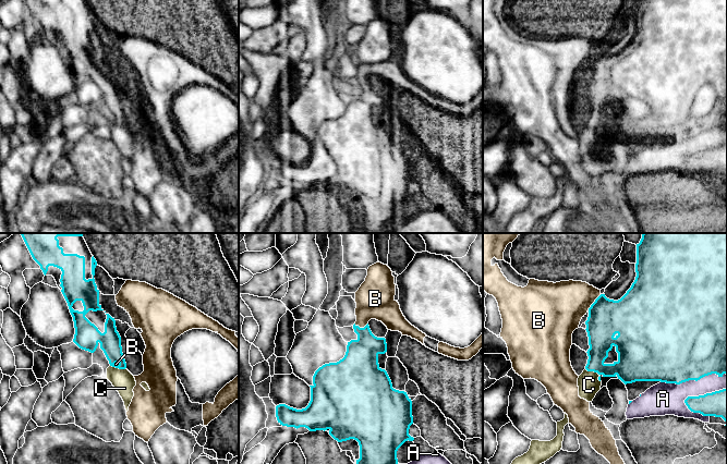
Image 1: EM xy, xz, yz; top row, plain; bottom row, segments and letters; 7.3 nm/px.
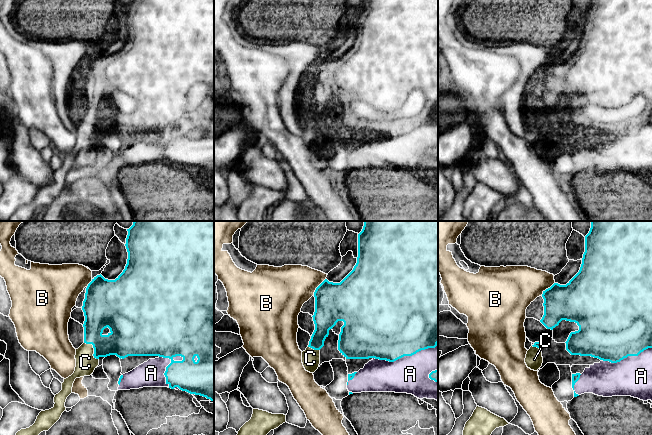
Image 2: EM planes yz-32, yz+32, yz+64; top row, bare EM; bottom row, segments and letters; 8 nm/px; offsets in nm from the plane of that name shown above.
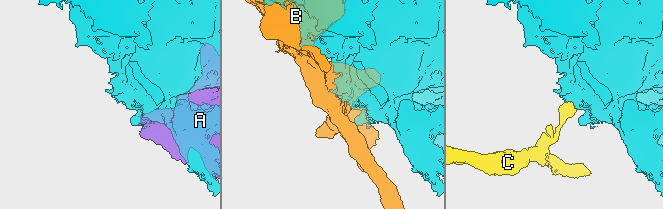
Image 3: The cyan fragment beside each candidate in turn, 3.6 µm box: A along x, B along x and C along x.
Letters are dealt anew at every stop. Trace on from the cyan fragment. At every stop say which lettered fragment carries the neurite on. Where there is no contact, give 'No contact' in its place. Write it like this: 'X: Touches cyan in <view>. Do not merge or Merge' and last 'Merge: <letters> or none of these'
A: Touches cyan in yz. Do not merge
B: Touches cyan in yz. Do not merge
C: Touches cyan in yz. Do not merge
Merge: none of these

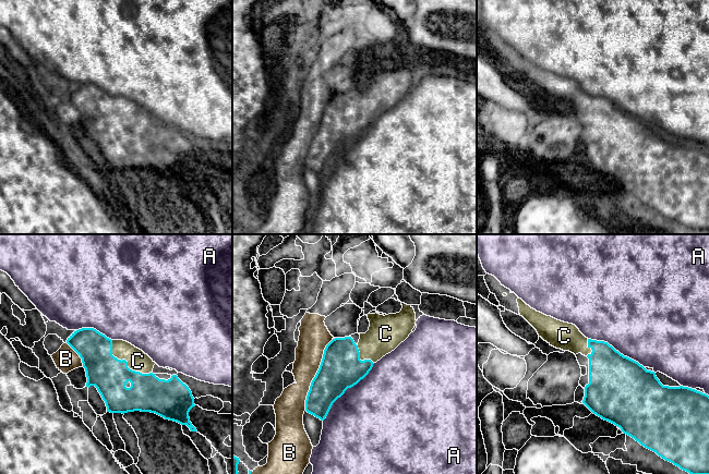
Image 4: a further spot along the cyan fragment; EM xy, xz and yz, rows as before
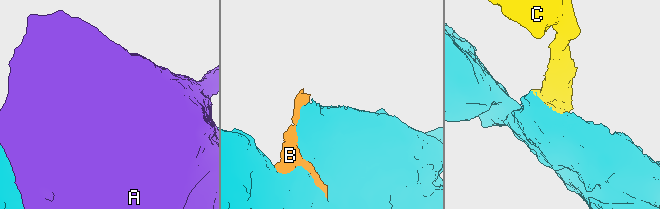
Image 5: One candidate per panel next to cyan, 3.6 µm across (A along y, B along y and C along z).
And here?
A: Touches cyan in xz. Do not merge
B: Touches cyan in xz. Do not merge
C: Touches cyan in xy. Merge
Merge: C

